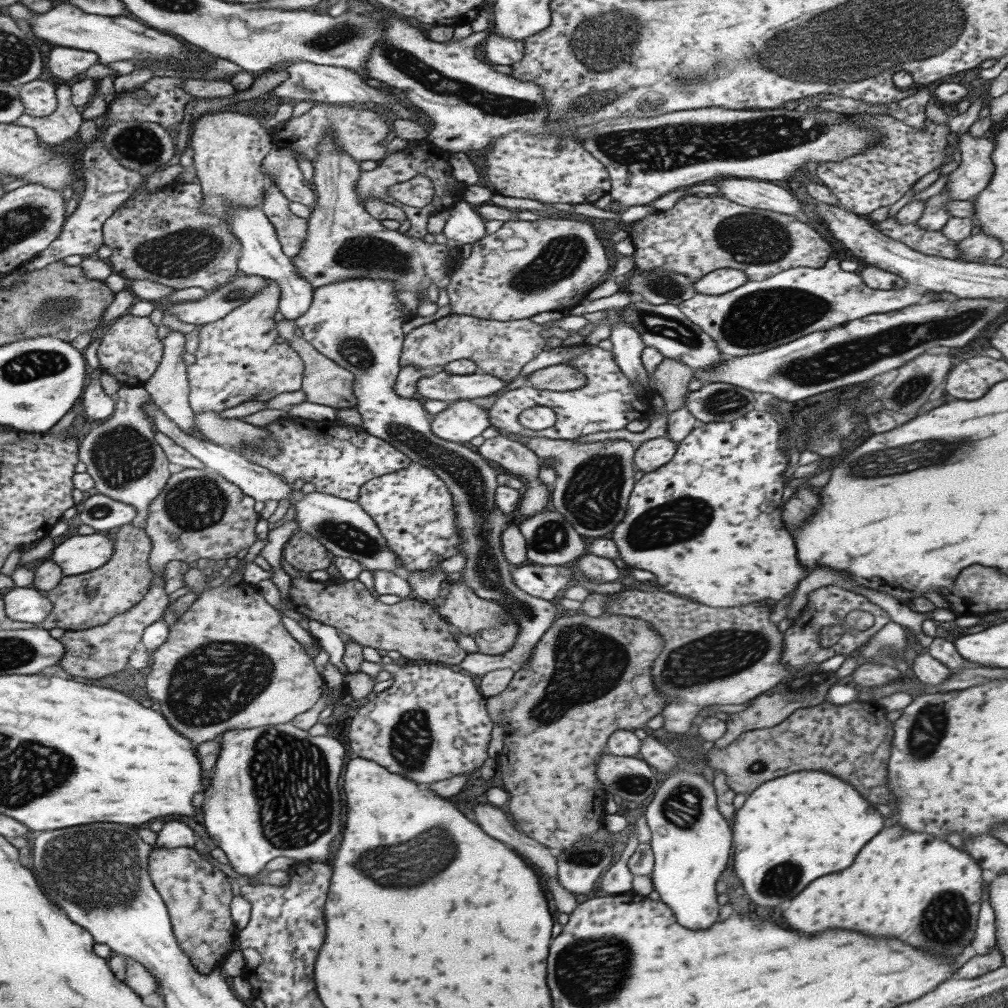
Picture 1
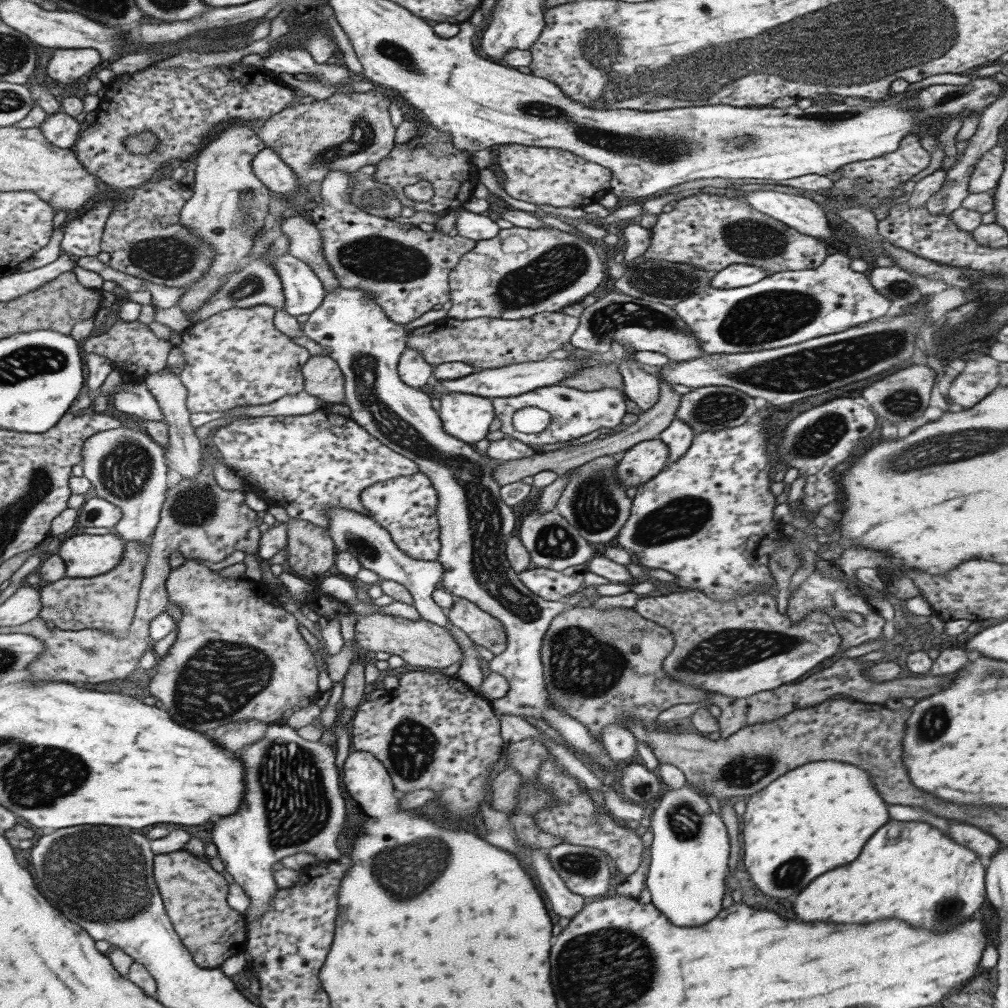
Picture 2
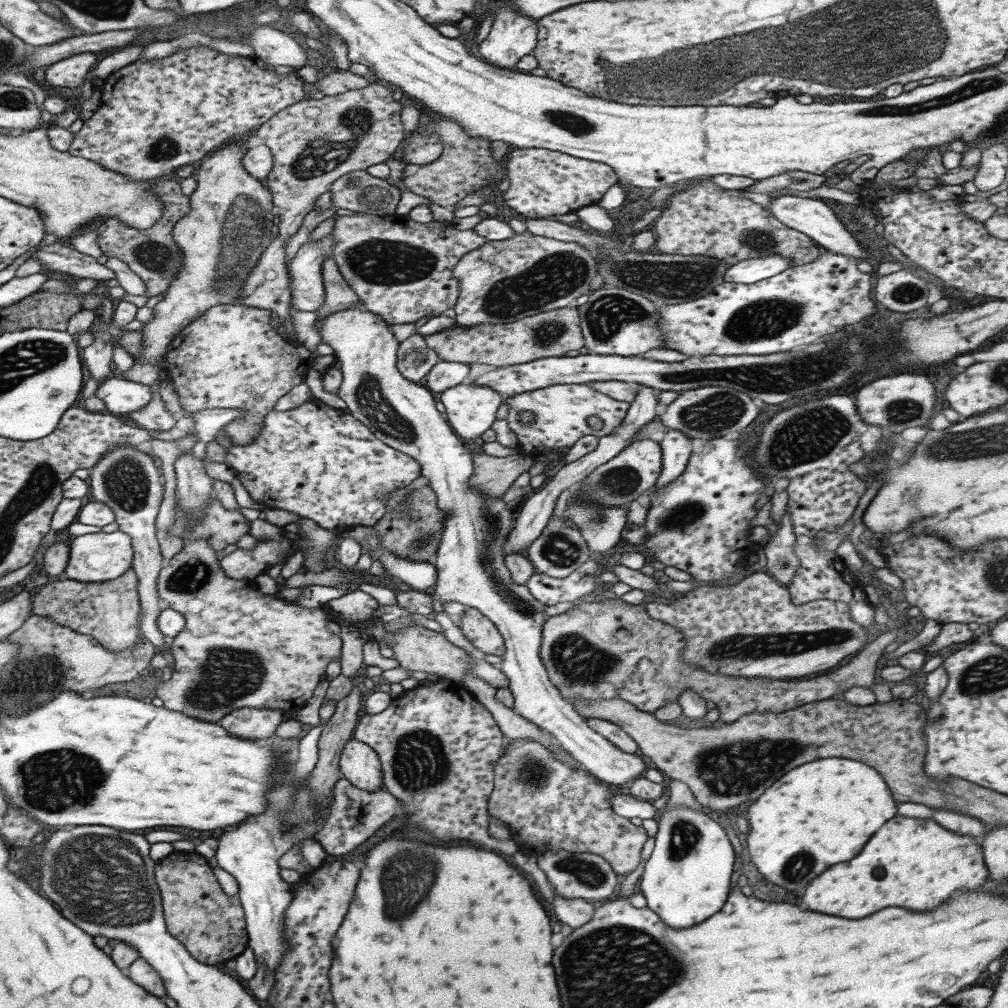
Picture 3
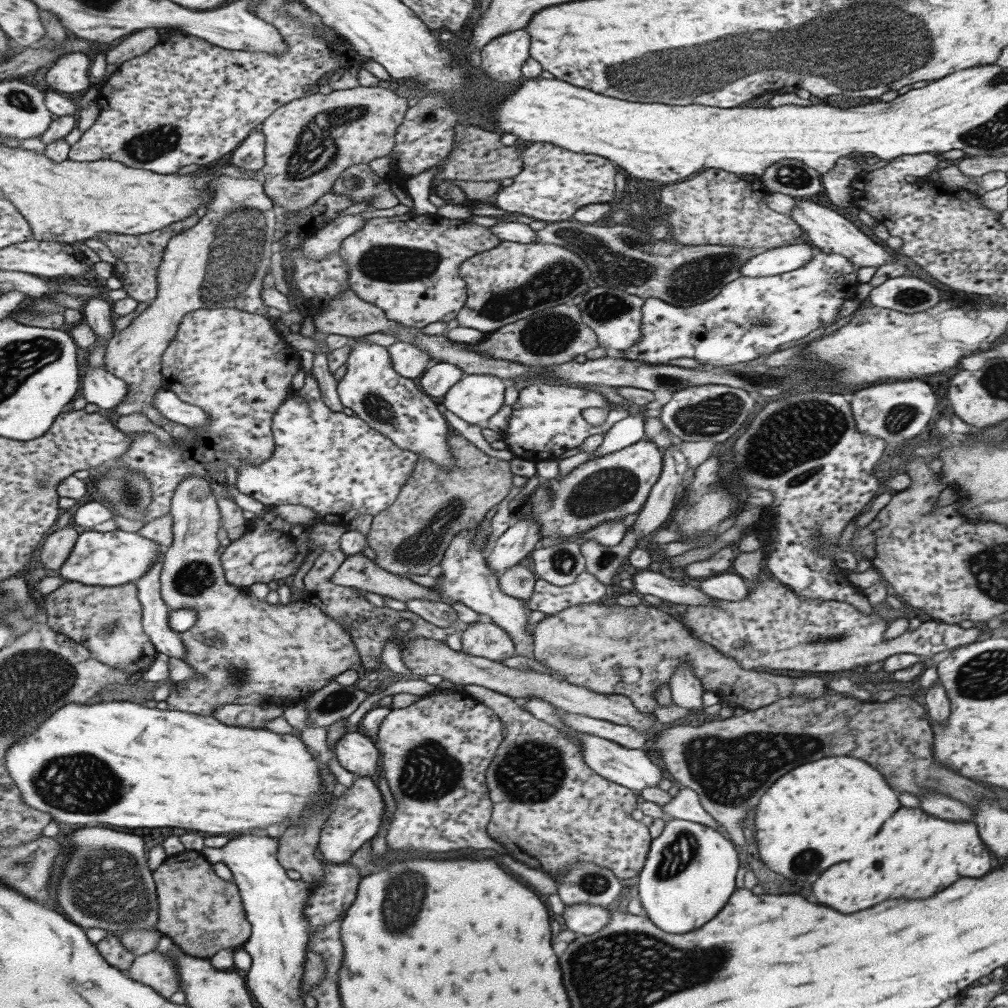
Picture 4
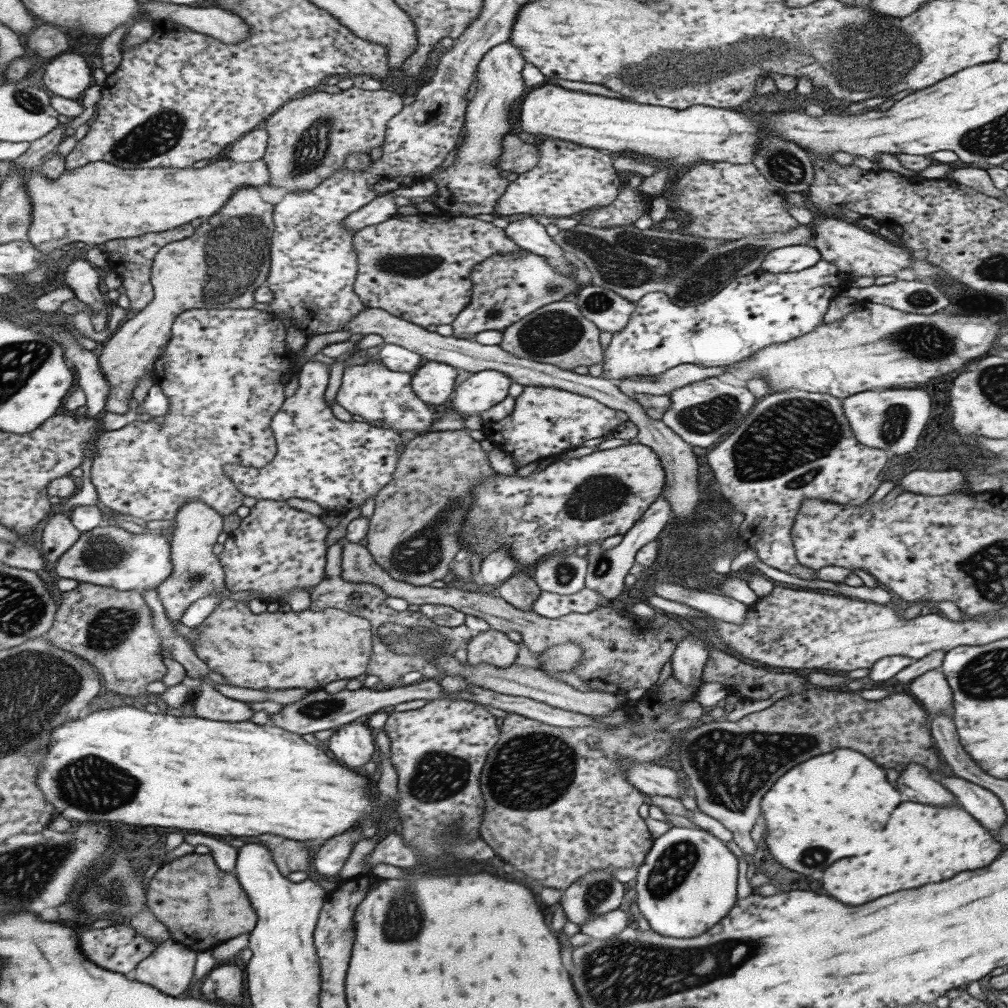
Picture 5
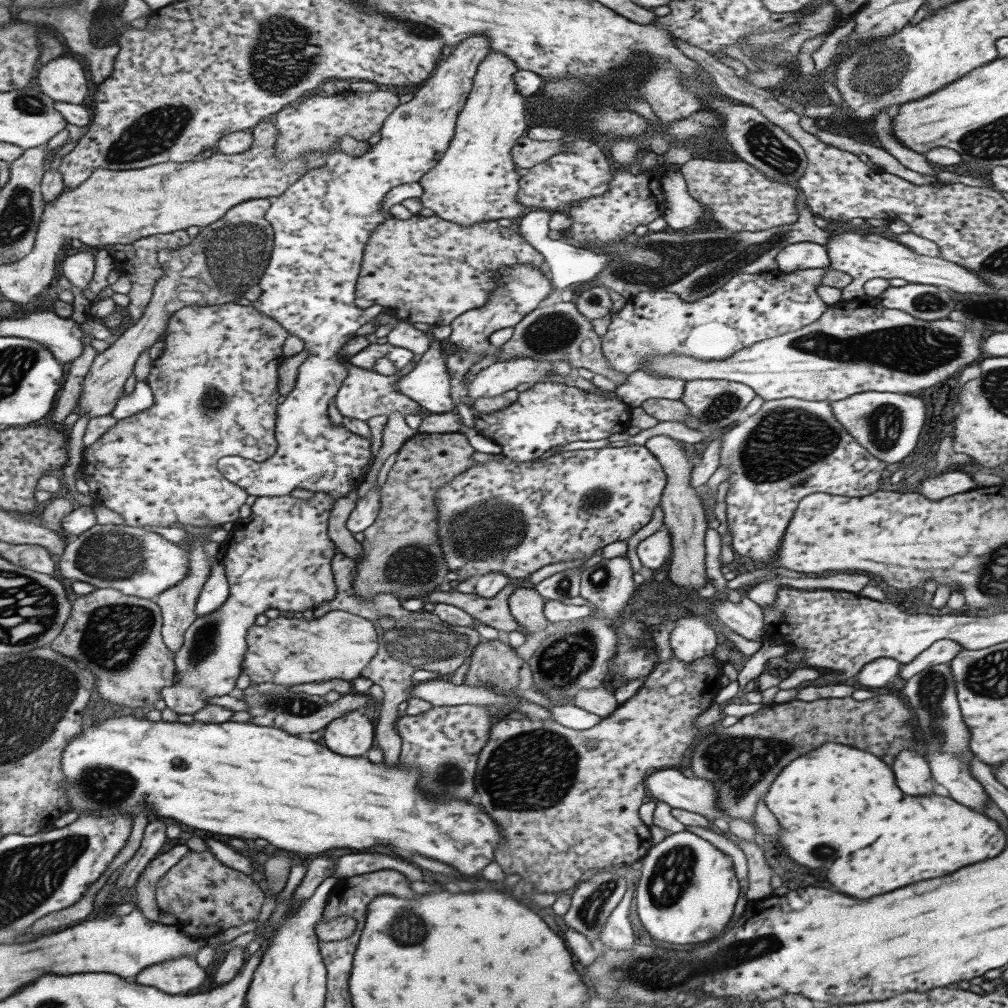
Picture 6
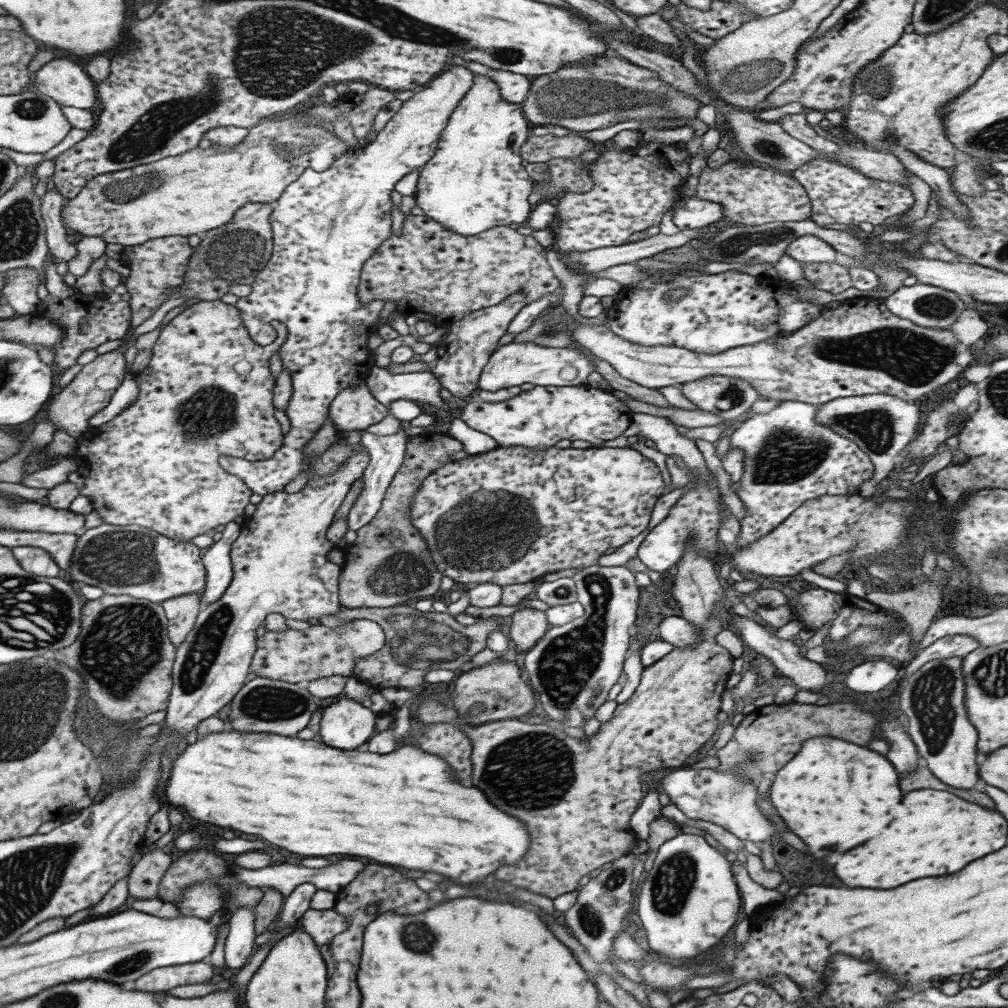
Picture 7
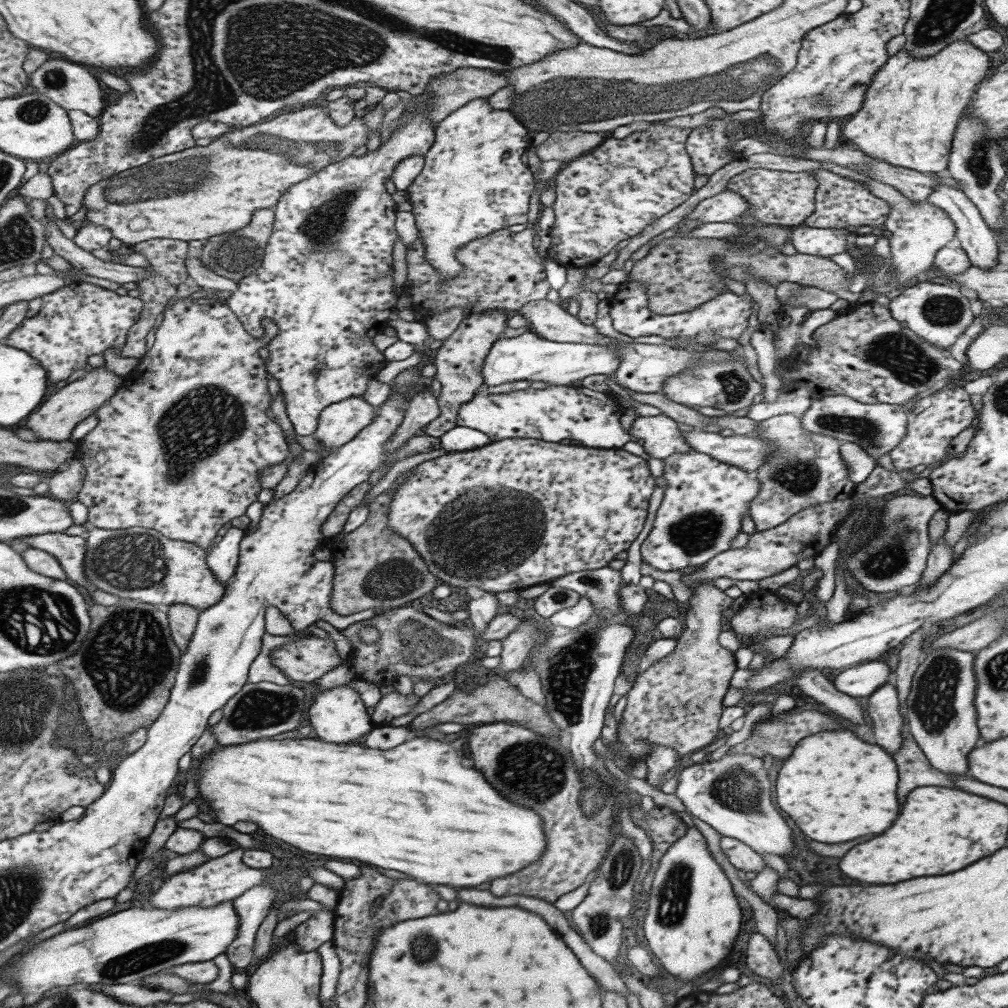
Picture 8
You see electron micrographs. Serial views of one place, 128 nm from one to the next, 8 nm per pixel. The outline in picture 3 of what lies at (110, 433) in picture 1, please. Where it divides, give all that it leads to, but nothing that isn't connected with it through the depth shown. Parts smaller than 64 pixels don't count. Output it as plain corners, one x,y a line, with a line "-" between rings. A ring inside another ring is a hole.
118,446
110,450
94,469
90,469
90,494
96,501
103,502
112,508
115,521
120,531
130,535
132,548
134,549
133,568
138,576
138,594
142,610
140,630
146,636
148,642
162,652
164,648
170,648
170,640
158,629
158,616
160,616
160,598
158,596
157,583
159,572
162,570
162,554
156,538
156,516
160,509
164,494
162,471
153,462
148,454
148,446

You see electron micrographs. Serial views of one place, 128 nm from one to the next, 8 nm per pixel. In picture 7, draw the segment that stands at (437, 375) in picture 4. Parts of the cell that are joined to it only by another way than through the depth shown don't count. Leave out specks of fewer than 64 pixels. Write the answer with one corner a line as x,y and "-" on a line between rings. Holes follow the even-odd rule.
375,367
365,378
365,384
371,396
387,407
396,400
410,400
436,411
444,408
439,394
442,386
432,370
394,374

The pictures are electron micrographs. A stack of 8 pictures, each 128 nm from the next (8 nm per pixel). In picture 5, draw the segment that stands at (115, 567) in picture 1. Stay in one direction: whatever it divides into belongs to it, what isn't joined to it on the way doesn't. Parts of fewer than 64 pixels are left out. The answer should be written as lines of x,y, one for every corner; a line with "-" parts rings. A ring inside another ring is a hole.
79,583
79,585
68,592
62,592
62,602
58,606
58,614
54,616
55,621
52,628
46,634
50,644
58,646
60,650
66,650
88,660
94,664
94,668
102,674
104,686
110,692
124,694
124,696
150,695
146,690
148,684
158,682
166,676
166,664
162,661
164,650
160,644
162,637
154,629
152,621
152,609
145,602
144,596
139,591
119,591
112,587
101,587
95,584
-
106,662
106,670
100,670
100,666

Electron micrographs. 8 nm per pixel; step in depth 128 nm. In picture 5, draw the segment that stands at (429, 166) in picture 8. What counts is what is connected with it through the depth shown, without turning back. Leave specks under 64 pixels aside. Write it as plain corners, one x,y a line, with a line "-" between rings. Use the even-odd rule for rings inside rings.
506,41
490,48
478,63
475,78
477,80
476,93
472,95
466,107
465,124
466,135
464,142
458,147
456,157
446,169
438,171
429,179
436,184
436,190
429,197
420,198
422,201
432,202
442,209
443,214
450,216
468,216
473,218
478,214
495,214
494,208
500,196
506,192
511,183
502,176
502,169
496,167
496,160
502,156
502,140
507,133
514,132
515,111
518,102
525,96
527,87
522,78
522,70
526,60
520,50

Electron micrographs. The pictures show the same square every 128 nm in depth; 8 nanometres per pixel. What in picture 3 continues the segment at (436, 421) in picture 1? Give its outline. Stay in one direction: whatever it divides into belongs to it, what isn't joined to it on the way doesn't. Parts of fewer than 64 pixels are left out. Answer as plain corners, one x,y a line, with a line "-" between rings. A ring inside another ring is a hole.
458,384
440,396
446,408
445,418
456,434
471,440
481,436
496,420
496,411
504,398
492,388
476,384

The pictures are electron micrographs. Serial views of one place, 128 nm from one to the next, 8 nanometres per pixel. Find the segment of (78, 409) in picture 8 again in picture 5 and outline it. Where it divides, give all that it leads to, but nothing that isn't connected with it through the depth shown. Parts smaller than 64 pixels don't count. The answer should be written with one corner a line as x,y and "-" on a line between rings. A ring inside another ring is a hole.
246,186
232,194
232,198
214,216
203,220
192,236
163,246
154,257
151,270
151,284
154,298
131,320
119,325
114,336
99,348
99,368
106,378
109,389
106,412
124,414
129,410
128,399
132,397
136,383
153,372
156,360
167,348
171,338
172,325
180,313
192,308
227,309
232,304
236,308
254,306
254,293
268,278
271,265
271,244
274,232
274,205
260,197
257,188

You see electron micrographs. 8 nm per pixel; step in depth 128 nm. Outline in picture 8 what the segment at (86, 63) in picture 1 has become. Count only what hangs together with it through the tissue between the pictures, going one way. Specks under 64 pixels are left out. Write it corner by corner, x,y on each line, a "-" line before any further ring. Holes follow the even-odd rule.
49,58
31,75
30,82
37,92
47,96
67,111
80,110
87,116
98,119
105,109
104,87
100,88
98,80
86,68
82,68
78,64
72,64
72,62
66,62
66,60
54,60
54,58
50,60

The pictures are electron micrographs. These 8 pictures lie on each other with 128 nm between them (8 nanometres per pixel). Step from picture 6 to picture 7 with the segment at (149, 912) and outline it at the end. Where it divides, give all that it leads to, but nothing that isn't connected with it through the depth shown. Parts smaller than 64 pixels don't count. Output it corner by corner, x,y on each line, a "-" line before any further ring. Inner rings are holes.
149,846
148,852
133,866
128,878
129,896
136,899
158,898
158,889
163,875
173,864
171,856
160,848

